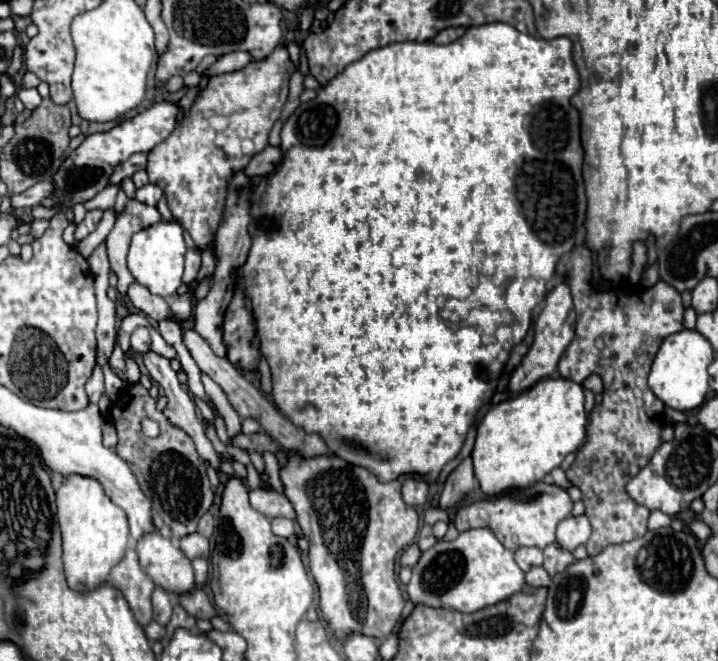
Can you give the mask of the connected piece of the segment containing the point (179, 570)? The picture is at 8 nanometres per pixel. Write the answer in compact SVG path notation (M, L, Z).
M160 532L146 534L136 544L136 552L142 570L154 580L156 586L174 596L196 590L192 562L170 538L164 538Z

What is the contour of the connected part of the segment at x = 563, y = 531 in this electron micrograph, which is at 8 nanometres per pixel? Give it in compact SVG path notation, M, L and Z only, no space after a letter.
M568 516L558 524L556 542L570 552L576 546L586 544L588 538L590 538L590 522L586 516Z

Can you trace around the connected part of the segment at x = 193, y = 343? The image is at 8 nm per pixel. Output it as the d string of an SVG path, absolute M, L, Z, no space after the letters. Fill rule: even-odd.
M186 330L186 332L184 332L184 344L186 344L186 348L190 350L192 358L196 360L196 364L200 366L200 370L202 370L204 374L208 374L208 376L226 392L230 406L240 414L240 418L254 418L254 420L258 420L260 426L262 426L262 430L264 430L268 436L272 436L282 448L298 450L302 456L330 454L330 450L326 448L324 440L322 440L318 434L308 434L308 432L304 432L302 428L296 428L288 418L284 418L284 416L276 410L276 406L268 400L266 394L262 394L262 392L260 392L240 370L236 370L226 358L218 358L218 356L210 350L208 342L206 342L204 338L200 338L194 330Z

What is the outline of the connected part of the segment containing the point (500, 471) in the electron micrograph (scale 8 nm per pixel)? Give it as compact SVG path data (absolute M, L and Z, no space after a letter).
M544 378L530 390L516 398L504 400L492 406L478 426L476 444L472 450L474 472L484 494L494 496L506 488L524 488L540 482L548 472L560 466L566 454L574 452L586 438L586 412L584 412L584 388L568 378Z

